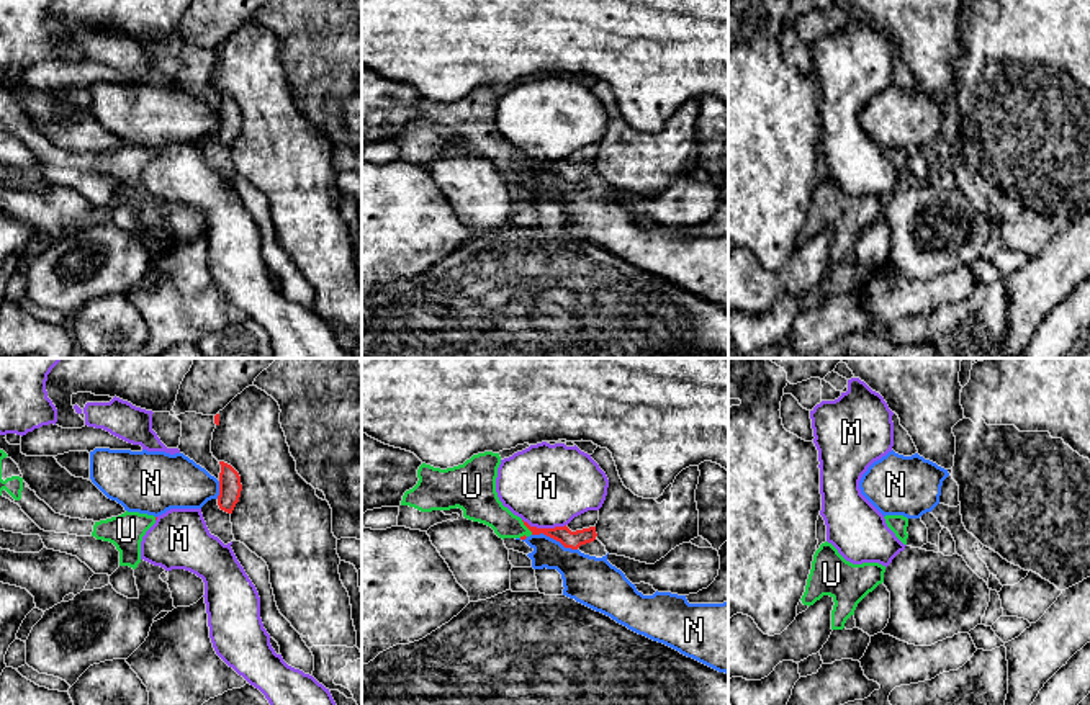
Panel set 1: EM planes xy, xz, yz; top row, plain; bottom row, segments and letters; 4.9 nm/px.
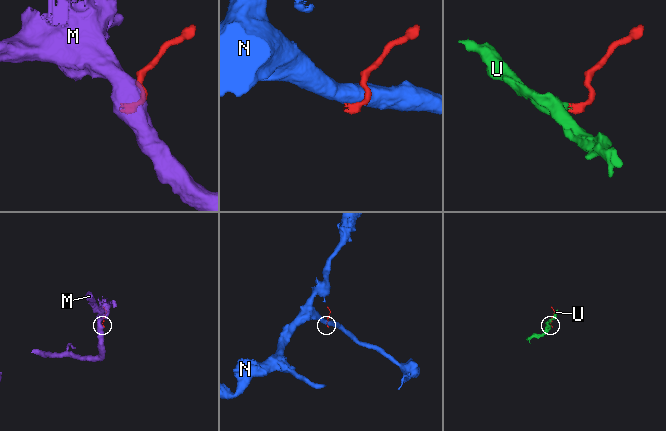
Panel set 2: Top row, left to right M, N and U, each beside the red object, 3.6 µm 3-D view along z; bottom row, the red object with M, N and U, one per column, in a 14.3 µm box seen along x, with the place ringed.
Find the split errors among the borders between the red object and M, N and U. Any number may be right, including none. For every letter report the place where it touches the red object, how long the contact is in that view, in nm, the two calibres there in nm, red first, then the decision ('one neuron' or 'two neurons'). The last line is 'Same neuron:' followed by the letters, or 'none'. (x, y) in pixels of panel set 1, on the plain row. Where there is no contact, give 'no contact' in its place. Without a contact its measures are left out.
M: xz (544, 162) | 220 nm | 90/400 nm | two neurons
N: xz (555, 172) | 240 nm | 90/220 nm | two neurons
U: xz (526, 159) | 90 nm | 90/180 nm | one neuron
Same neuron: U

